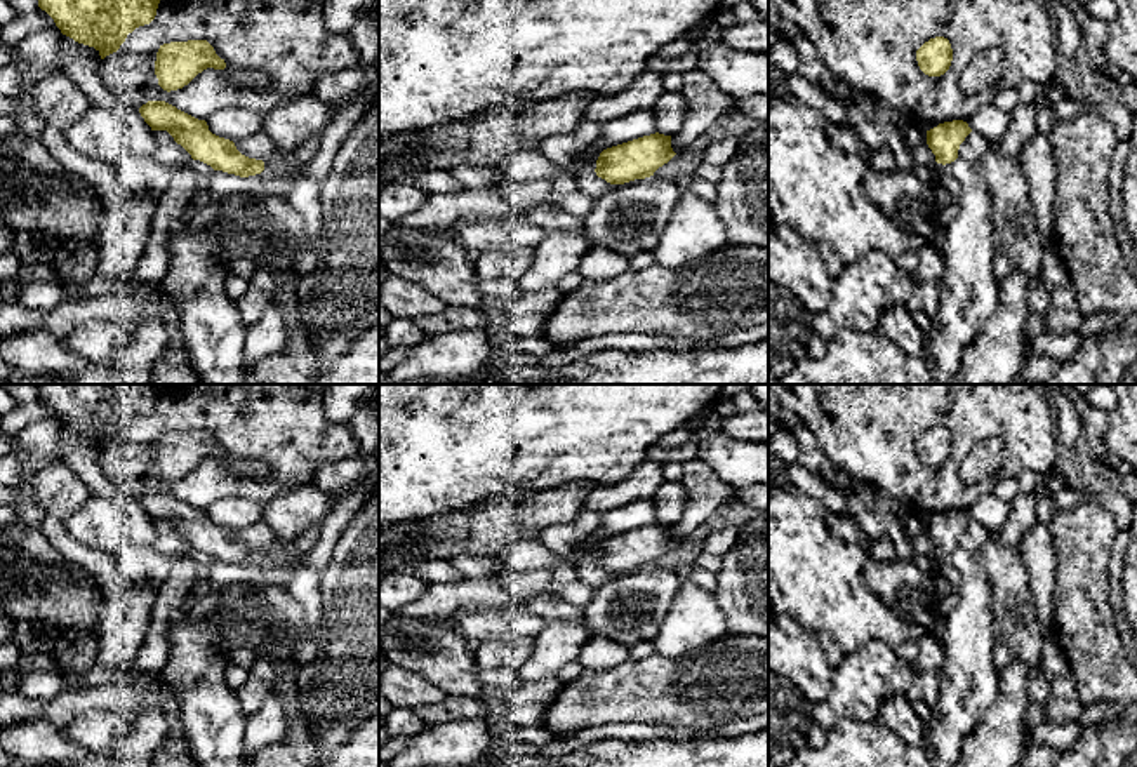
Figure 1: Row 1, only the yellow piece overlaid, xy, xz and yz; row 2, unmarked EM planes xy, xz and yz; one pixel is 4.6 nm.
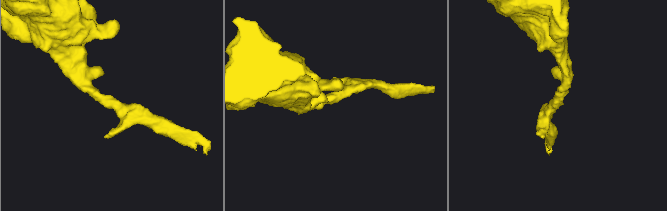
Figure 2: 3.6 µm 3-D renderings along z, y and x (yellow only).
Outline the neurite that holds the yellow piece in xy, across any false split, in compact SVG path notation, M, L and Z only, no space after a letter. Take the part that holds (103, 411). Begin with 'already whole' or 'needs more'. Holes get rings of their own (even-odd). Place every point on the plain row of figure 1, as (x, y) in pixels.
already whole; M35 384L63 424L94 437L101 449L116 442L127 424L150 414L162 384Z

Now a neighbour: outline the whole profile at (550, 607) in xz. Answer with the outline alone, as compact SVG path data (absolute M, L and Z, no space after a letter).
M539 590L535 597L525 602L525 605L546 623L570 621L589 626L584 607L572 605L546 590Z

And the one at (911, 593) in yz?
M866 537L862 546L868 553L864 581L871 591L906 621L918 623L928 635L941 638L944 631L942 600L946 584L921 572L913 562L894 558L876 560L871 555L874 541Z

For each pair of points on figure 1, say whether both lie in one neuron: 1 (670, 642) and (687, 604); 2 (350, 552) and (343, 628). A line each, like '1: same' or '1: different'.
1: same
2: same

